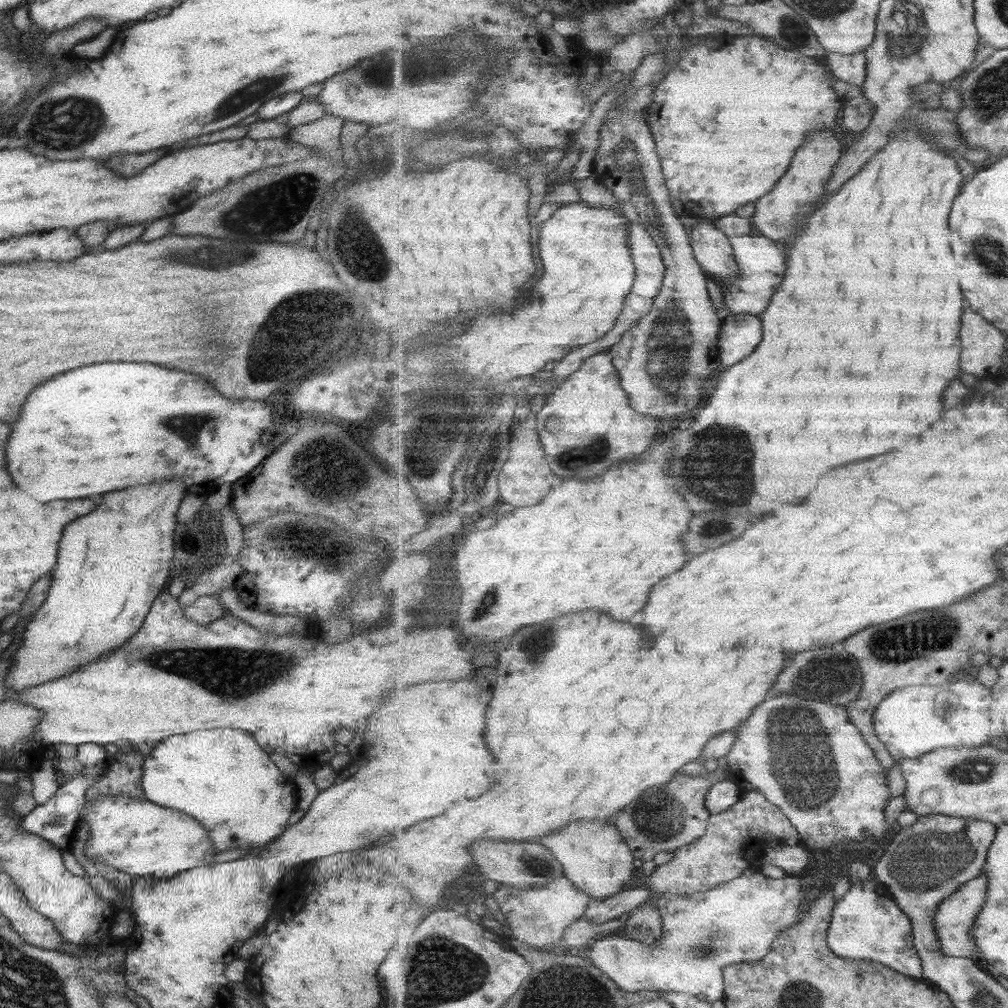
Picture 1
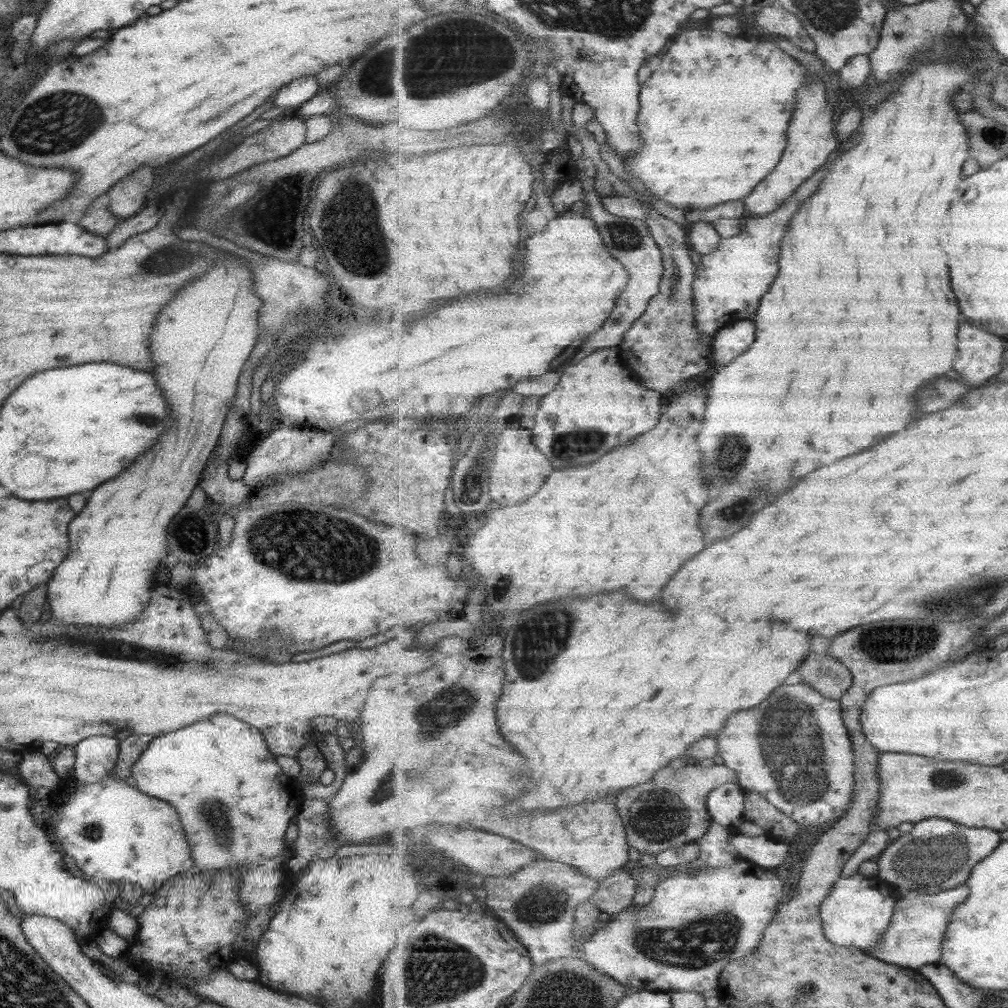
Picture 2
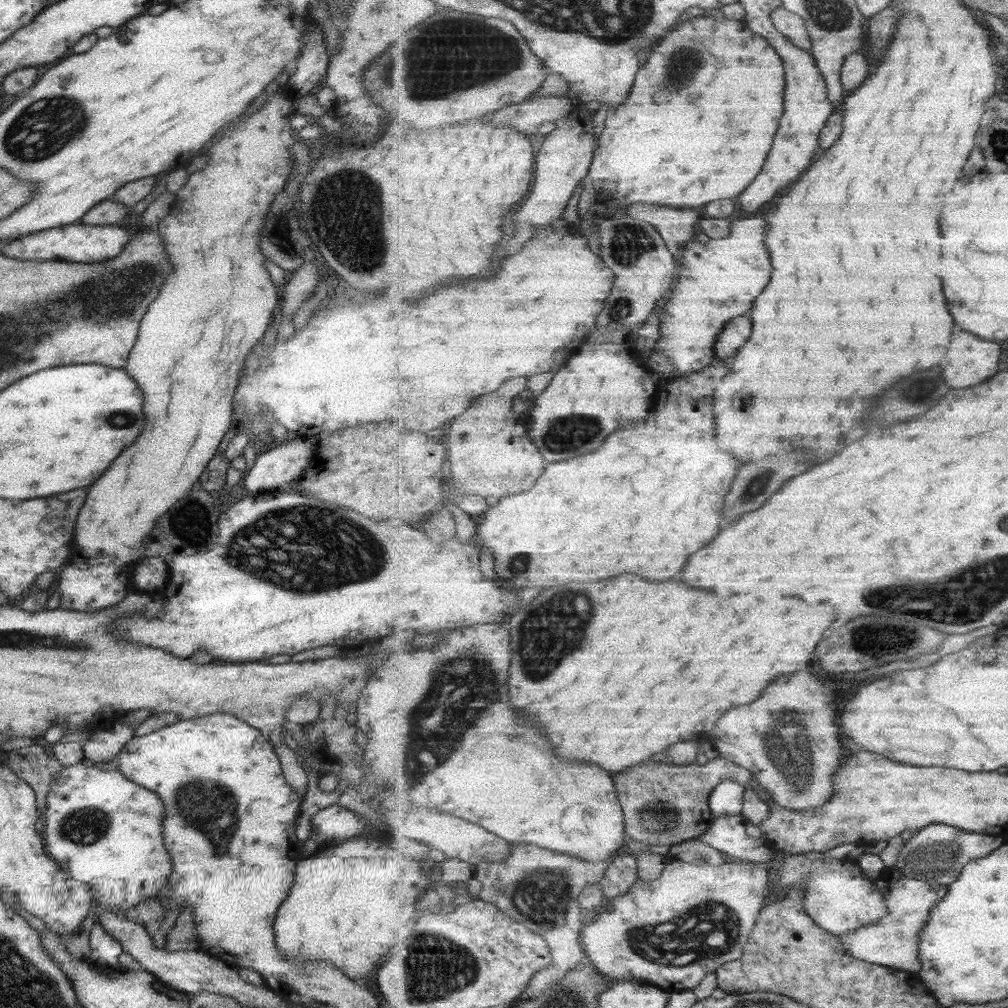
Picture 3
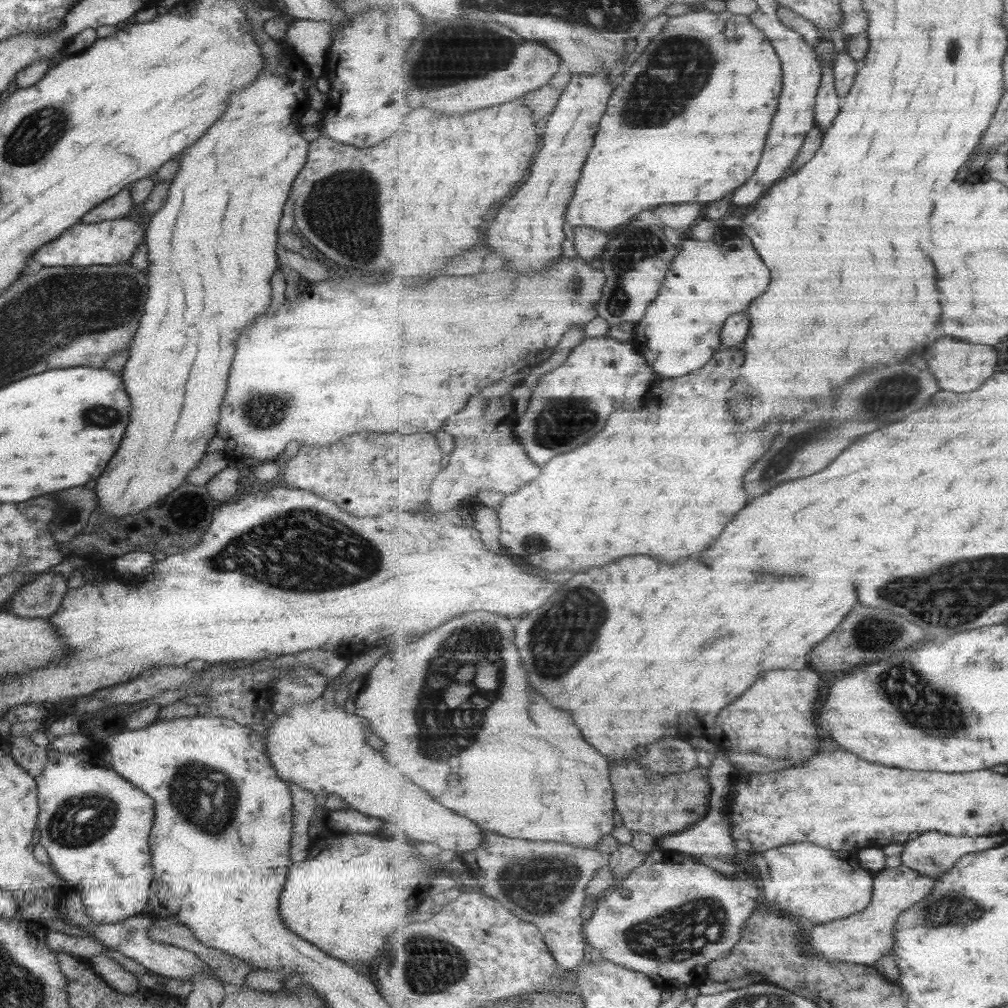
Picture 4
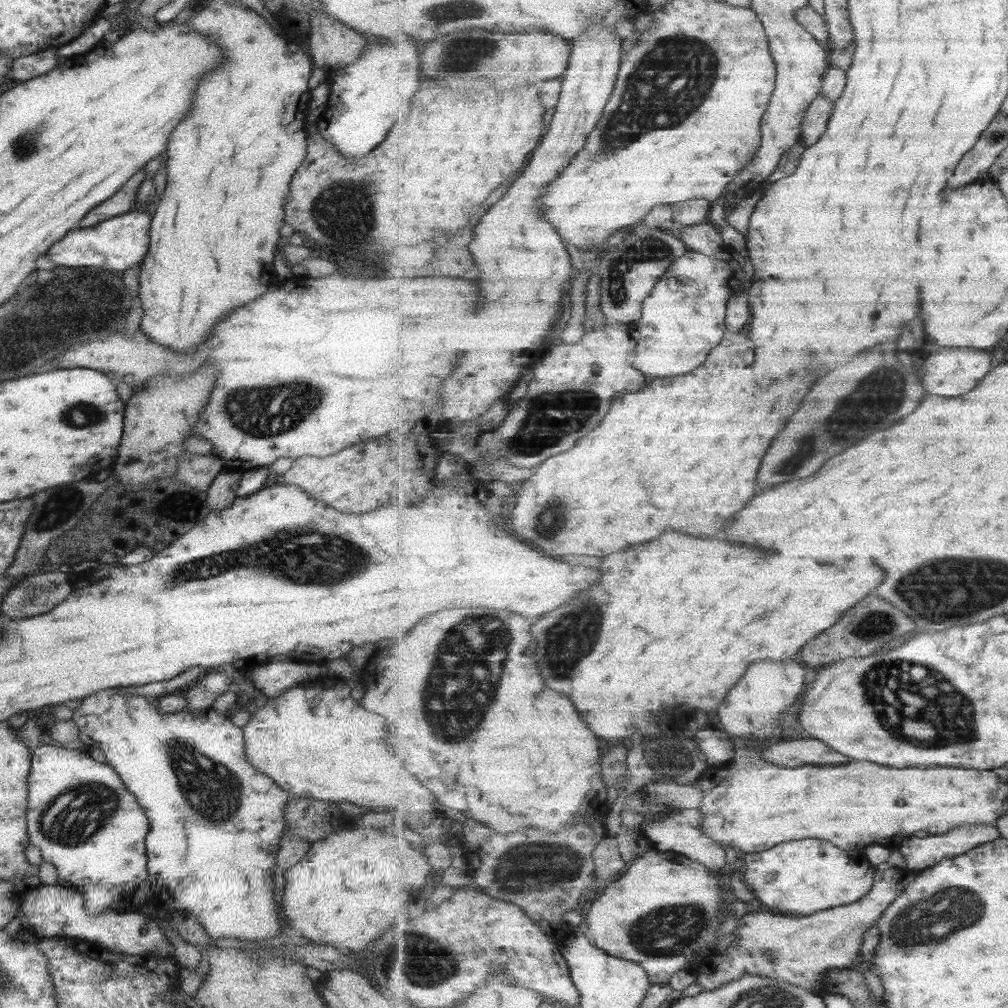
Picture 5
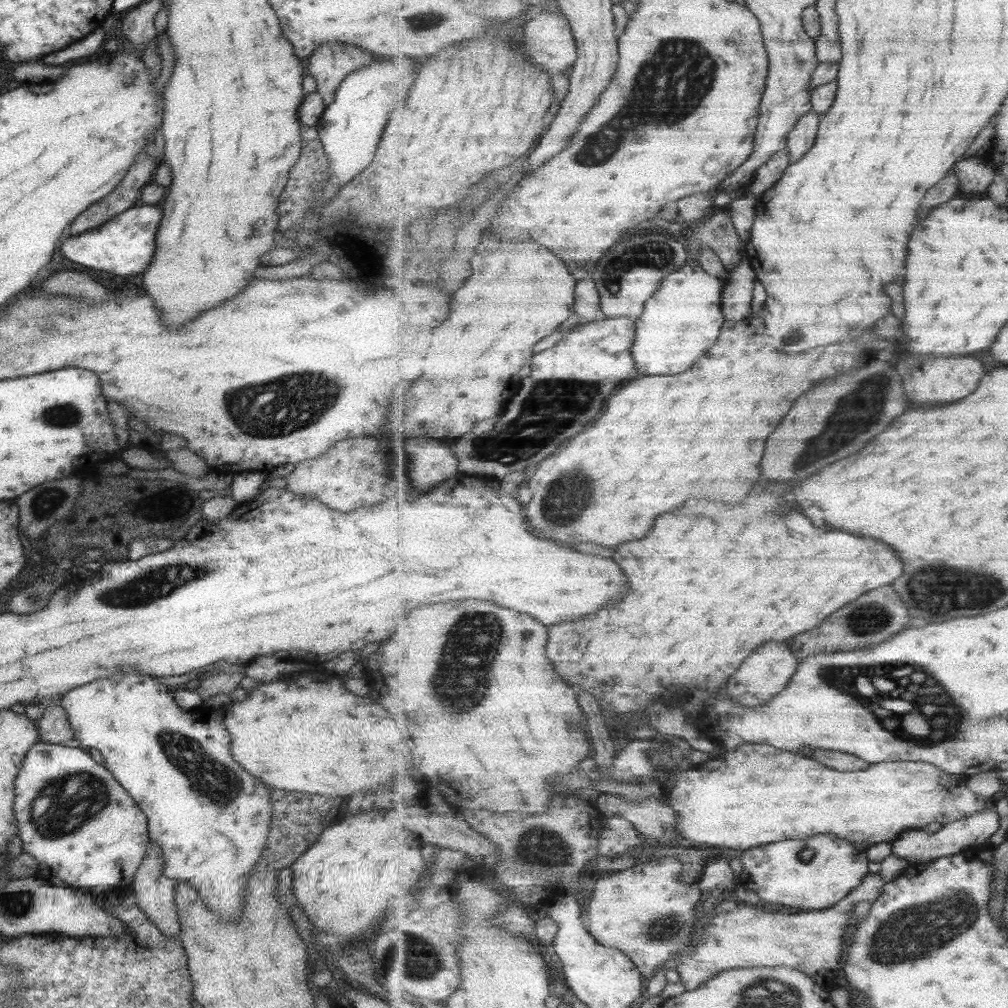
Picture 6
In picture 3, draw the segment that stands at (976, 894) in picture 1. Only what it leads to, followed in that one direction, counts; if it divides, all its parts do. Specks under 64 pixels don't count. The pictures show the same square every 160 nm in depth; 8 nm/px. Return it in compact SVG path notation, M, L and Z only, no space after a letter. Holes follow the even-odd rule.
M895 865L887 867L881 872L878 883L882 885L889 914L875 924L844 934L839 937L839 940L844 944L846 951L858 959L907 972L919 973L922 969L920 934L924 932L936 904L942 902L944 896L948 894L948 885L938 886L923 879L917 880L904 876Z

